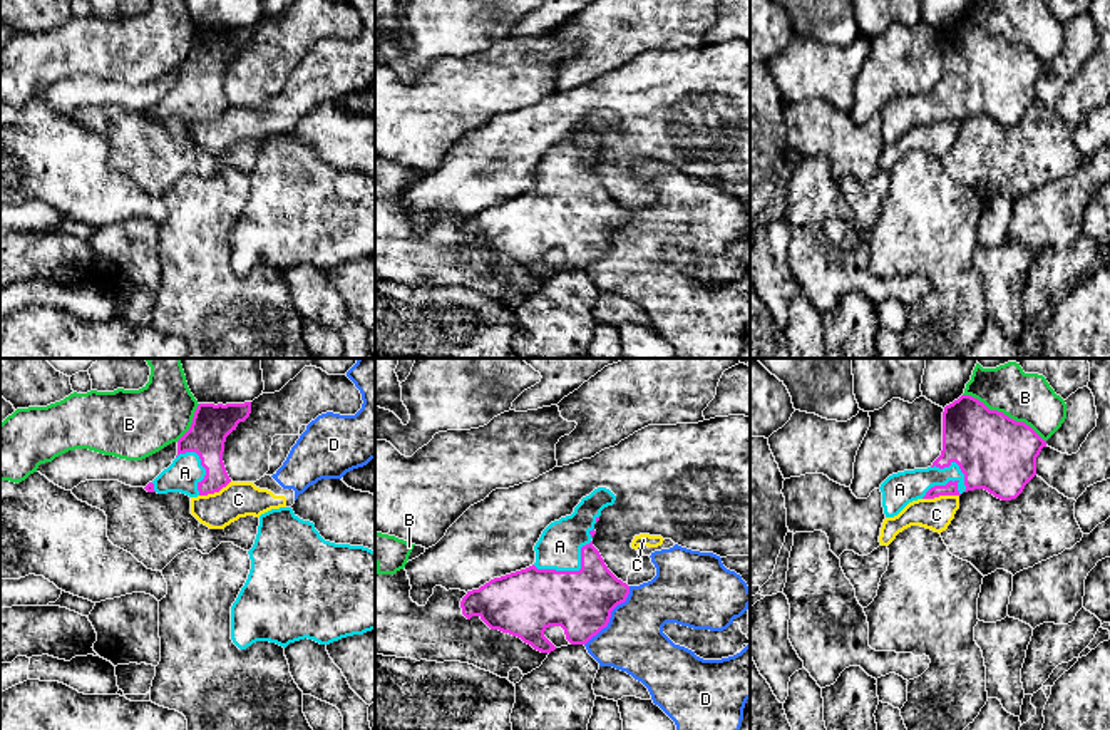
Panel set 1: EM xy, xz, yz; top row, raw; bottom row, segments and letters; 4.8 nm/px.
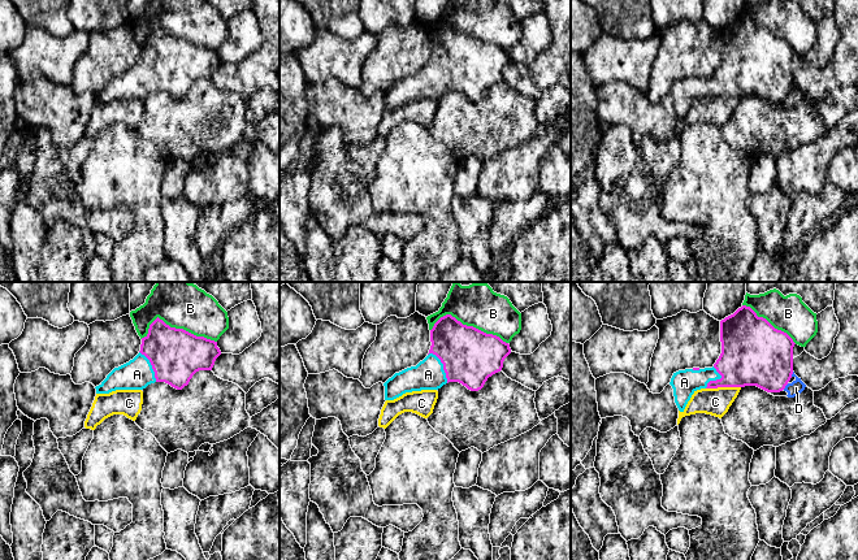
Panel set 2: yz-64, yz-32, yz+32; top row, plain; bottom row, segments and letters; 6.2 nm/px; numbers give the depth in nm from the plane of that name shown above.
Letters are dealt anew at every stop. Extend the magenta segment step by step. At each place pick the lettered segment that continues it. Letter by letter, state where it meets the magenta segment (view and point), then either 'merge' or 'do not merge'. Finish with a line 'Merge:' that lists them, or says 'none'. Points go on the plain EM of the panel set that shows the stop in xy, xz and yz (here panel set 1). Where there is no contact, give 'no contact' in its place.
A: meets magenta in xz at (571, 196); merge
B: meets magenta in yz at (1003, 39); do not merge
C: meets magenta in yz at (940, 119); do not merge
D: meets magenta in xz at (610, 241); do not merge
Merge: A

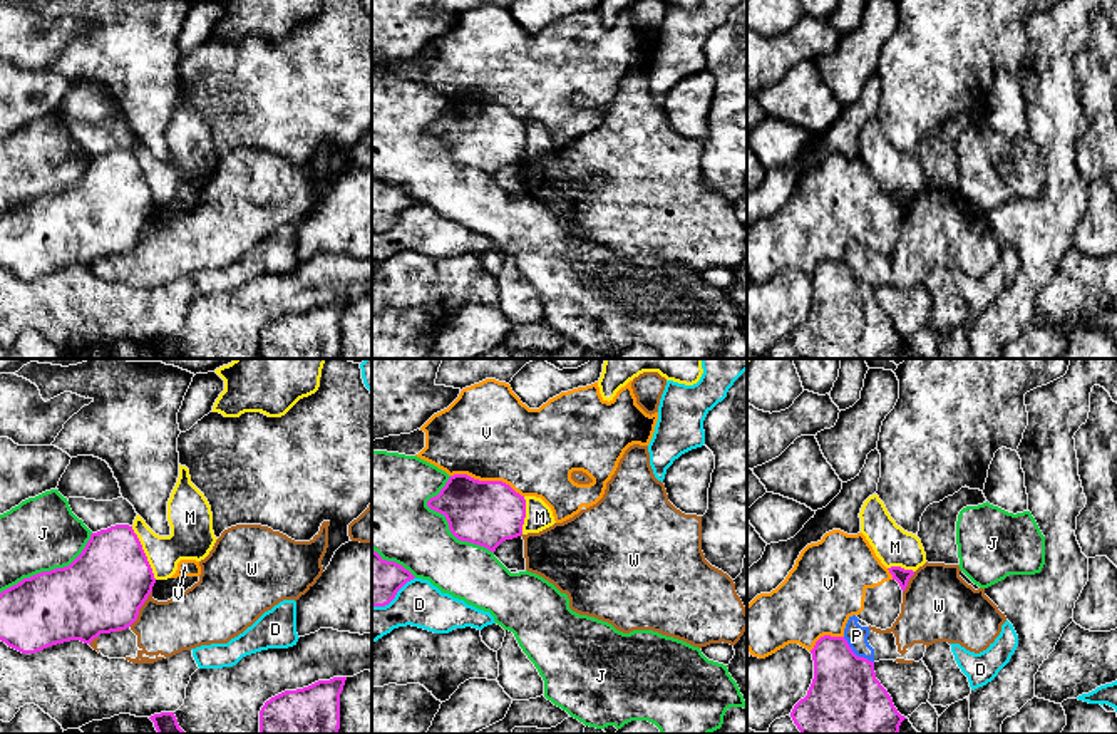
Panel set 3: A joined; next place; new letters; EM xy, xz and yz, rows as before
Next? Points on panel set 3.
D: meets magenta in xz at (394, 222); do not merge
J: meets magenta in xz at (447, 146); do not merge
M: meets magenta in xy at (144, 178); do not merge
P: meets magenta in yz at (854, 279); do not merge
V: meets magenta in xz at (488, 106); do not merge
W: meets magenta in xy at (139, 232); do not merge
Merge: none

